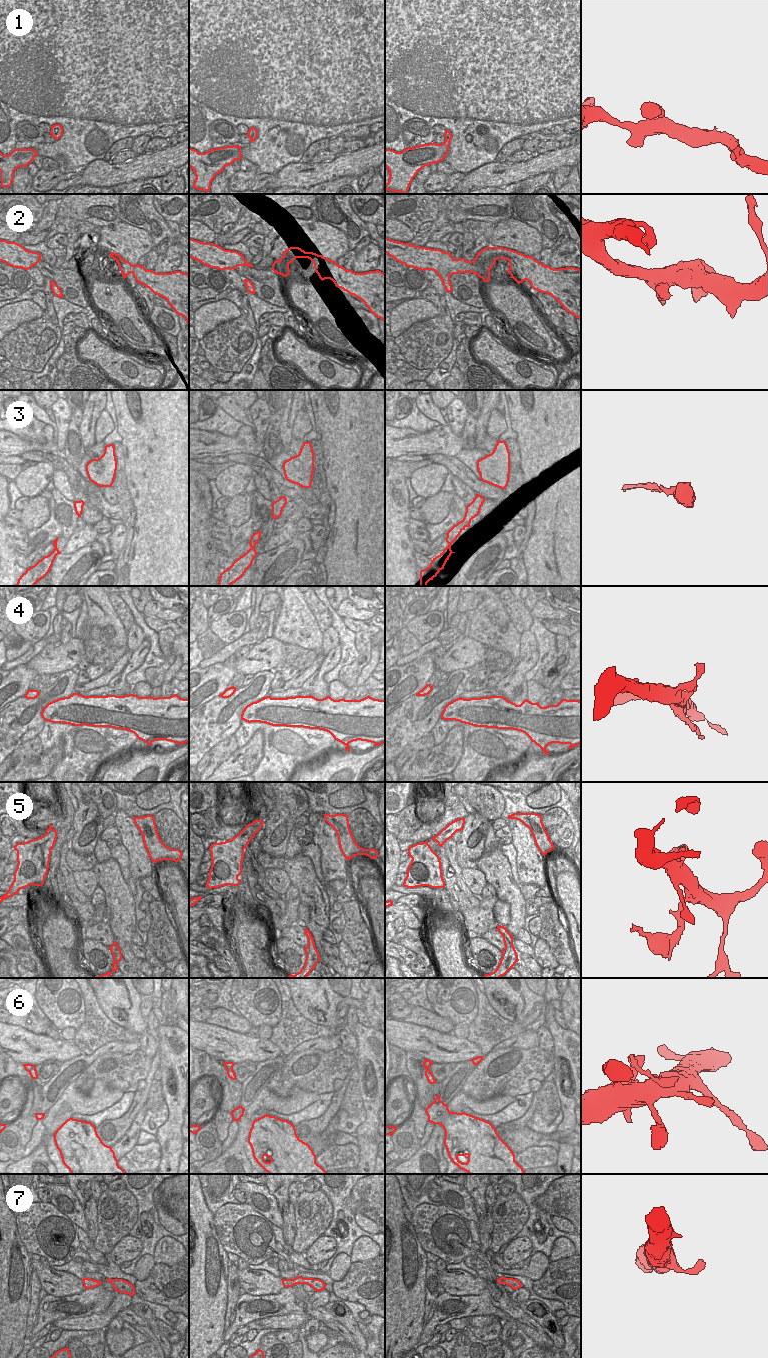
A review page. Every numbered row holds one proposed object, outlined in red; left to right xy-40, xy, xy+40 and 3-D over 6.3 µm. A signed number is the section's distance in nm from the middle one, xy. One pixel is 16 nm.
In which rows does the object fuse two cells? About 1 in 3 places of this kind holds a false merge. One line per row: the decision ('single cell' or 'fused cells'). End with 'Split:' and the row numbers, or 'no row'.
1: single cell
2: single cell
3: single cell
4: single cell
5: fused cells
6: fused cells
7: single cell
Split: 5, 6

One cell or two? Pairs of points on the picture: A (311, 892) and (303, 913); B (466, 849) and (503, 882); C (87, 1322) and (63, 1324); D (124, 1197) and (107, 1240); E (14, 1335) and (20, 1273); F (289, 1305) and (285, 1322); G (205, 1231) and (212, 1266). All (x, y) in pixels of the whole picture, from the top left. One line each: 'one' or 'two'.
A: two
B: two
C: one
D: one
E: one
F: two
G: one

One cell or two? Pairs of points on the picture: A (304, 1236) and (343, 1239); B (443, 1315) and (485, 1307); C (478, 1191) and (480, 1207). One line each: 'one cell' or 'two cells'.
A: two cells
B: one cell
C: one cell

